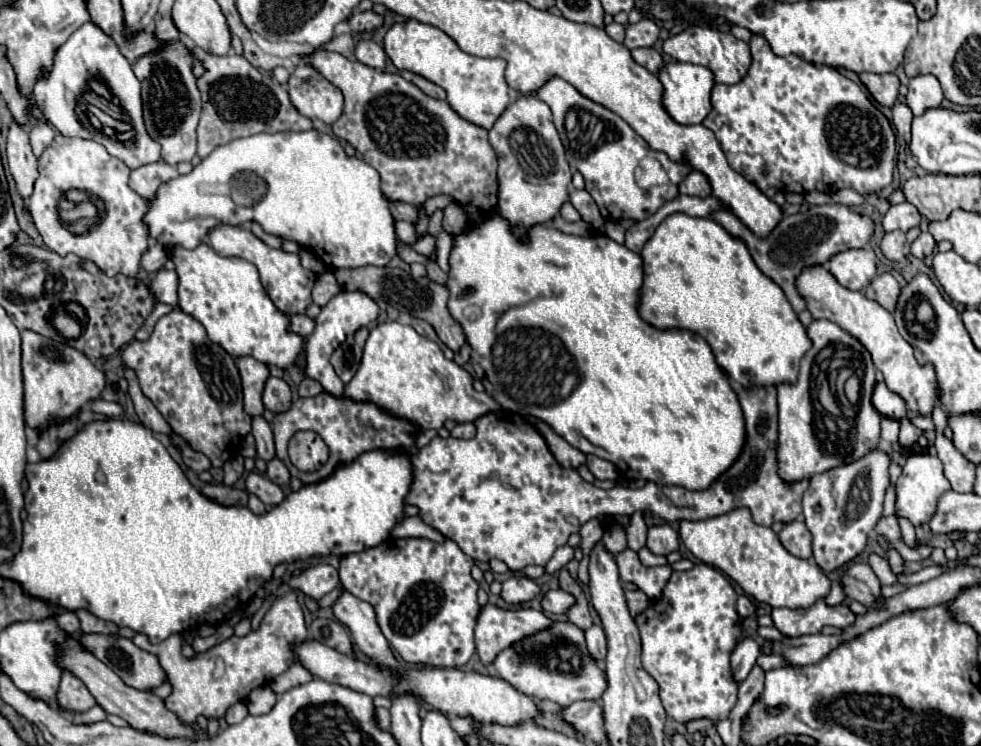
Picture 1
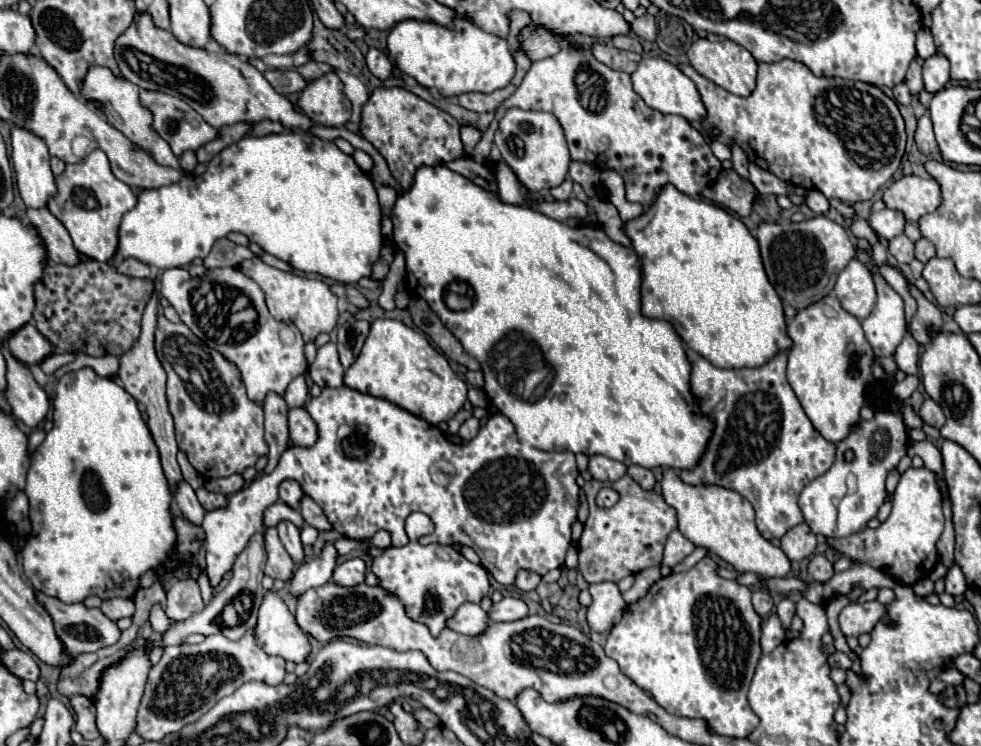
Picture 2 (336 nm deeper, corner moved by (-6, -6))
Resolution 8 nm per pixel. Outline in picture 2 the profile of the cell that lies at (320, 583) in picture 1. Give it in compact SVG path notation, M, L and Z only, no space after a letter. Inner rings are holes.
M349 558L335 568L333 580L337 584L343 584L343 586L355 586L355 584L361 584L365 580L365 572L367 572L365 560Z

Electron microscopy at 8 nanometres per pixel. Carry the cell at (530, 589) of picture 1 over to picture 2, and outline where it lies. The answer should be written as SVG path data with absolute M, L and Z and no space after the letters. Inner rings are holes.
M519 570L515 586L517 586L519 590L535 590L539 582L541 582L541 576L539 576L539 574L529 572L529 570Z

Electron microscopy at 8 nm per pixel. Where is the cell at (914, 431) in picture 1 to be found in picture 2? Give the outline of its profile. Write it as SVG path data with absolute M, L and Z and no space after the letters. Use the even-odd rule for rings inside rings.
M927 398L923 402L923 406L919 410L919 416L923 418L923 422L927 422L927 424L931 424L935 428L941 428L945 424L945 414L943 414L941 406L935 400L931 400L931 398Z

